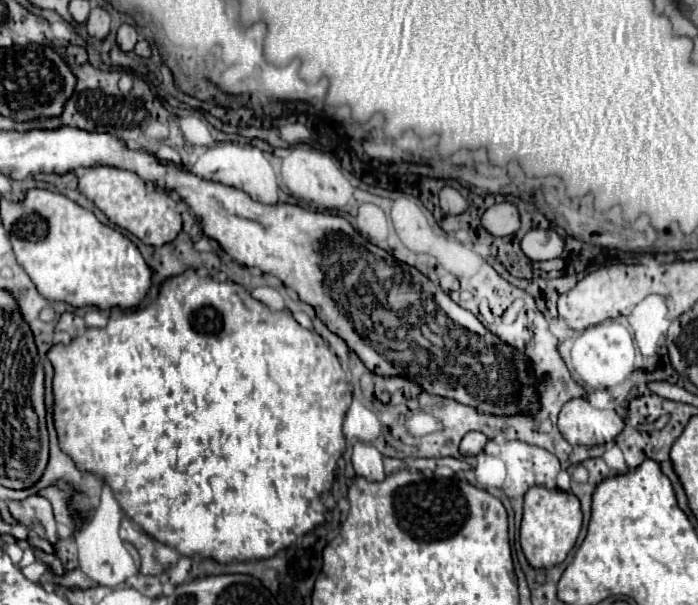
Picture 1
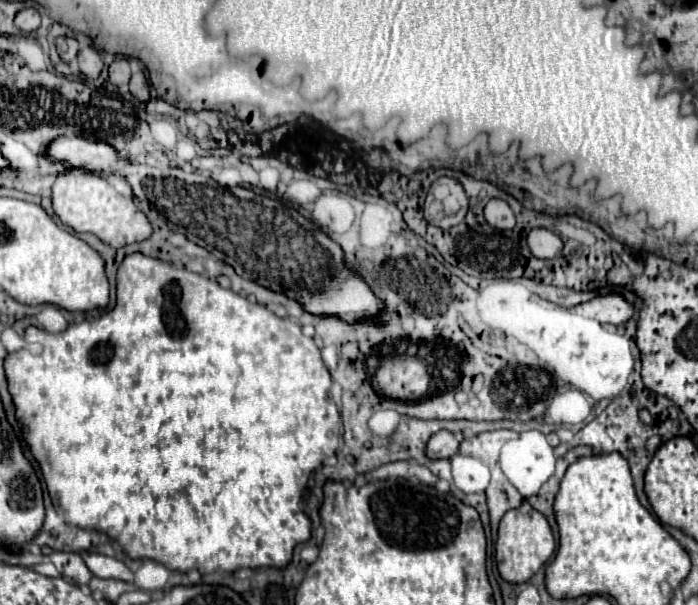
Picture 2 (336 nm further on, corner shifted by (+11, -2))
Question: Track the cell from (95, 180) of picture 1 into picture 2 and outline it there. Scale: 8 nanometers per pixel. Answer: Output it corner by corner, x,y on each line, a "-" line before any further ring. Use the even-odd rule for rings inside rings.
67,171
57,177
53,185
53,209
59,215
59,219
65,225
73,227
77,233
93,233
103,243
115,249
137,241
145,241
153,233
149,219
143,211
137,209
137,205
131,199
117,193
105,179
83,171

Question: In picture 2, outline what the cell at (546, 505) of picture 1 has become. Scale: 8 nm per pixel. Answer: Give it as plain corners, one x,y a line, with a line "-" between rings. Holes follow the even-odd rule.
513,509
507,511
499,525
495,559
501,577
509,583
525,583
529,581
541,565
545,565
555,551
555,537
543,513
537,509

